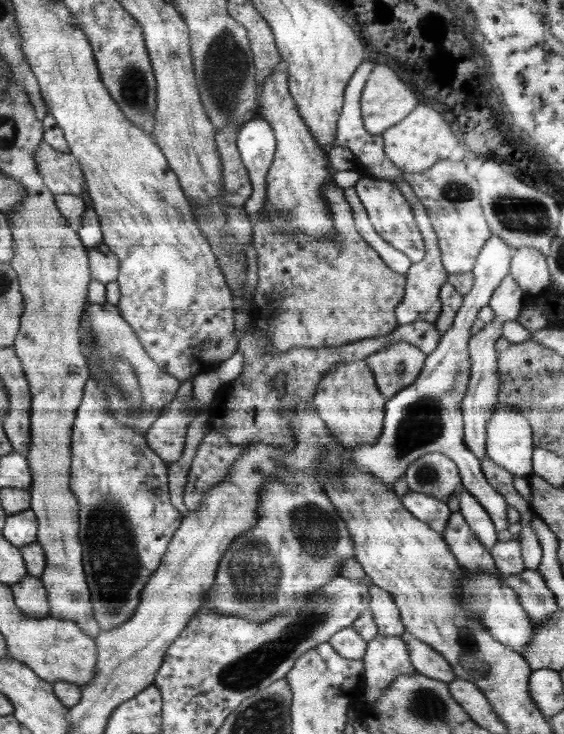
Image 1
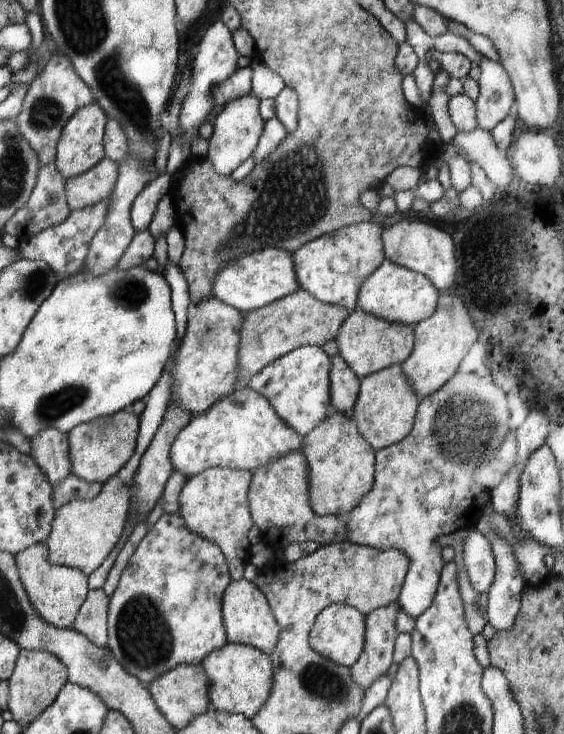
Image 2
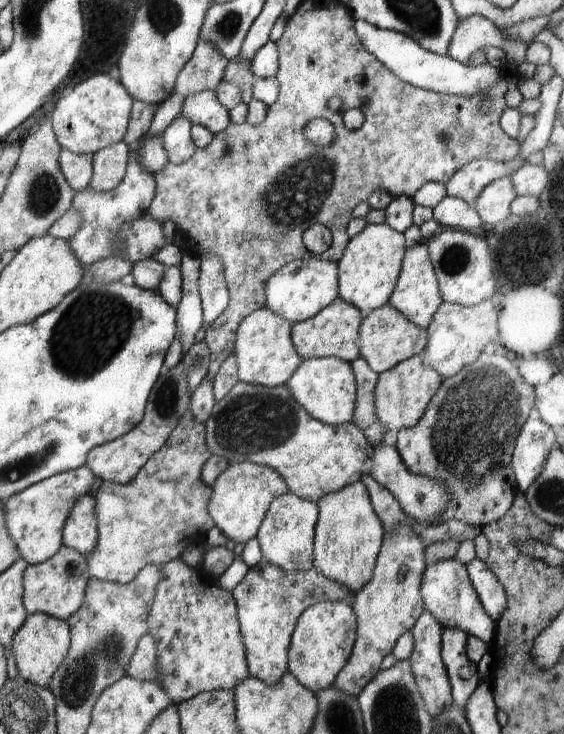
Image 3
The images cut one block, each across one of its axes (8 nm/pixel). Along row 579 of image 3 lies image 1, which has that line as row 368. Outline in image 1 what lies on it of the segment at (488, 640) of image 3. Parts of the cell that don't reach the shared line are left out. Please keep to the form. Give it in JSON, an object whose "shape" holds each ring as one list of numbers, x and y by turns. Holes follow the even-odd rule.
{"shape":[[491,236,479,252,472,273,474,284,464,295,462,306,452,327,441,336,436,350,427,354,424,366,414,382,388,399,385,405,383,431,376,443,360,445,348,452,347,460,354,466,370,474,382,484,392,485,404,477,412,461,430,452,442,453,452,459,459,470,461,489,470,492,488,512,494,523,496,532,508,529,510,523,506,518,508,504,502,494,488,484,482,472,479,458,467,447,463,435,463,412,461,403,466,395,470,380,470,362,468,341,472,336,470,328,478,316,478,312,488,305,496,286,508,276,512,256,512,248,498,236]]}

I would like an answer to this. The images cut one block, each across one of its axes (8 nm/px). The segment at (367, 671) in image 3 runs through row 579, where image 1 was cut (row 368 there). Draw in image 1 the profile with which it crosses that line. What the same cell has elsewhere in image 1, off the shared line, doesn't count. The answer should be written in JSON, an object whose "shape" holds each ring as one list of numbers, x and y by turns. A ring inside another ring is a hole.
{"shape":[[396,342,396,344,388,344,386,348,367,356,364,361,372,369,373,380,377,384,378,390,388,400,416,380,424,366,426,357,427,354,424,354,417,346,408,344,408,342]]}

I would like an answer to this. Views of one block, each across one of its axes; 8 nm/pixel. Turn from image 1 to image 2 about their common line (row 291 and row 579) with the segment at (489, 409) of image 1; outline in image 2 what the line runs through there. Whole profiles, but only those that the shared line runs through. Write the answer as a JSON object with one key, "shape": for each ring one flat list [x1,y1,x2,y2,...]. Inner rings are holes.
{"shape":[[494,530,488,532,488,540,491,542,496,560,496,574,492,586,486,592,488,594,487,624,493,626,496,631,508,632,516,622,526,583,520,574,520,566,508,541,500,538]]}

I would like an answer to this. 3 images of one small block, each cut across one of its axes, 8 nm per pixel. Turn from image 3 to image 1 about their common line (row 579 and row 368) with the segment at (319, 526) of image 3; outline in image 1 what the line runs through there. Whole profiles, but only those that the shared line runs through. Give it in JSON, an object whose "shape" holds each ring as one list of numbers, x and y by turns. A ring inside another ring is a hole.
{"shape":[[364,359,359,361,338,363,330,367,324,375,312,399,314,408,326,423,332,435,348,452,360,447,376,443,383,431,385,405,387,398,378,390,373,380,372,369]]}

